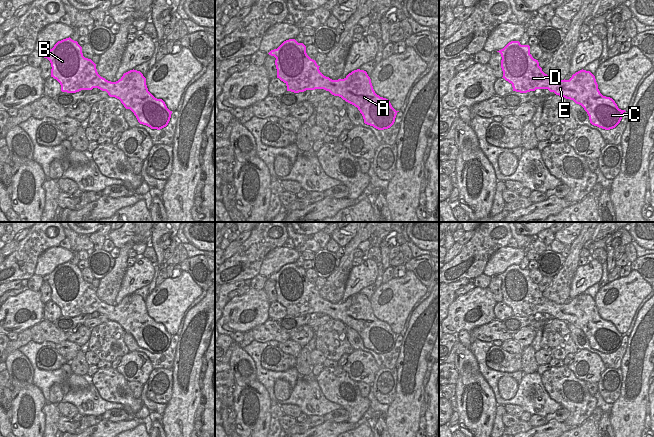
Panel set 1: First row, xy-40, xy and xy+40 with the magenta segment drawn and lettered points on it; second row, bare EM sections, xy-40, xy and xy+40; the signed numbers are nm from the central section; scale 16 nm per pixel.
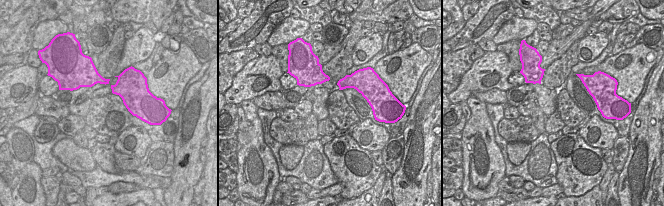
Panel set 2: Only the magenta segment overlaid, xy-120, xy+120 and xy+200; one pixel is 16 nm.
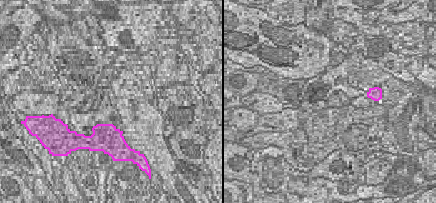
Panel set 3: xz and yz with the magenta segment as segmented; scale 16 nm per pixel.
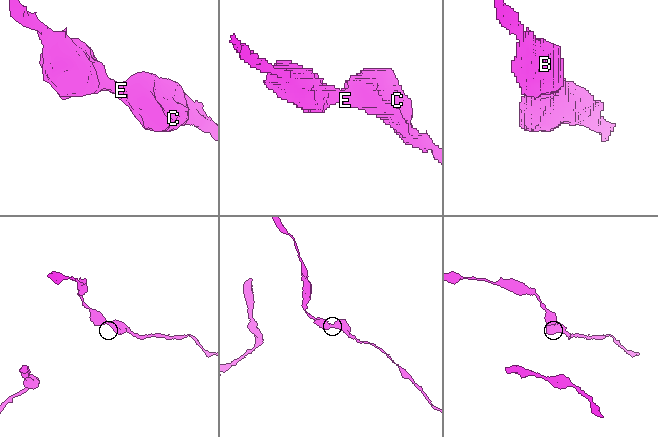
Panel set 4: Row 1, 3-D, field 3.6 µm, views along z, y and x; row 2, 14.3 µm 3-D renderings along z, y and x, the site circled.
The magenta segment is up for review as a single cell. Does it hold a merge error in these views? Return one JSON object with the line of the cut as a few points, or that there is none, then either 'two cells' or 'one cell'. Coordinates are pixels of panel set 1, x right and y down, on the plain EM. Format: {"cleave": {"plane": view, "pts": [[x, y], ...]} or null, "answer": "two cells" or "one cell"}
{"cleave": null, "answer": "one cell"}

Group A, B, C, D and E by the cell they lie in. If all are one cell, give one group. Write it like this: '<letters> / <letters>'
A B C D E

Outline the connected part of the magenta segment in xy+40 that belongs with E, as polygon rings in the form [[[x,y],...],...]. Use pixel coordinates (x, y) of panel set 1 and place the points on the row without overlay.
[[[511,265],[497,276],[502,281],[502,302],[512,308],[513,315],[527,317],[536,313],[548,313],[581,329],[590,347],[605,354],[615,352],[626,336],[619,333],[612,322],[600,317],[595,300],[590,295],[582,293],[569,304],[556,304],[542,295],[538,284],[530,278],[529,269]]]

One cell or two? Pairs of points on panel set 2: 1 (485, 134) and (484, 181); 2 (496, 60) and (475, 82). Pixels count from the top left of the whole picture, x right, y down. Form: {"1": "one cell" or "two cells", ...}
{"1": "one cell", "2": "one cell"}

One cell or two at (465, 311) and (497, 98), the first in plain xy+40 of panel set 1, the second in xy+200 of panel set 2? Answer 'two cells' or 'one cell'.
two cells

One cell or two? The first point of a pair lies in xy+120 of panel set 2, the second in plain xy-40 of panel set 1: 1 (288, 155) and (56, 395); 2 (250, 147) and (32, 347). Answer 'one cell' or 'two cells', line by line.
1: one cell
2: two cells

